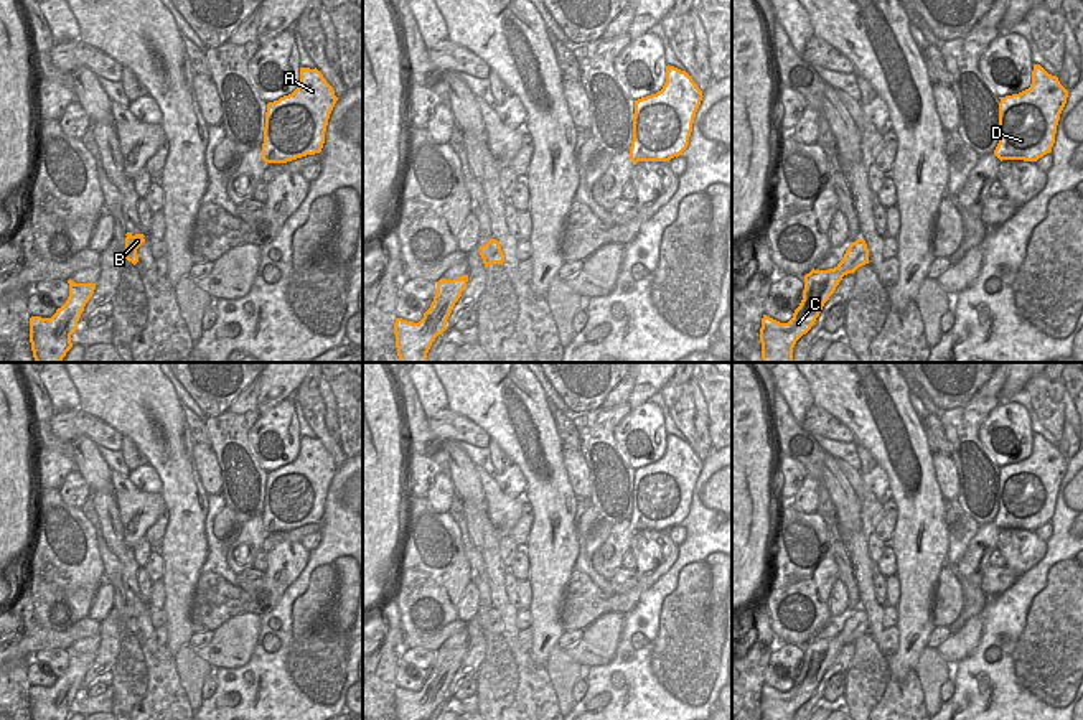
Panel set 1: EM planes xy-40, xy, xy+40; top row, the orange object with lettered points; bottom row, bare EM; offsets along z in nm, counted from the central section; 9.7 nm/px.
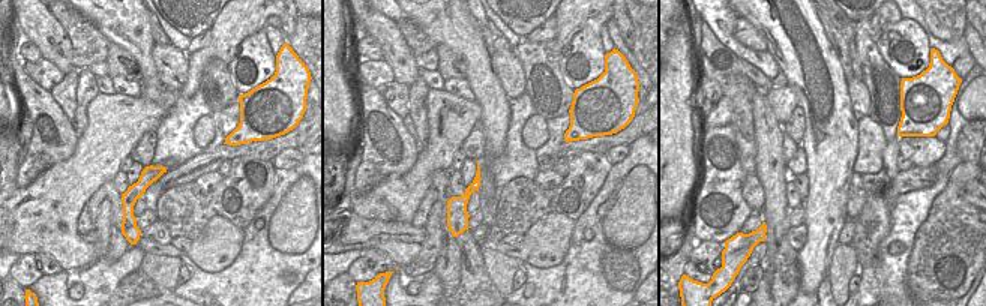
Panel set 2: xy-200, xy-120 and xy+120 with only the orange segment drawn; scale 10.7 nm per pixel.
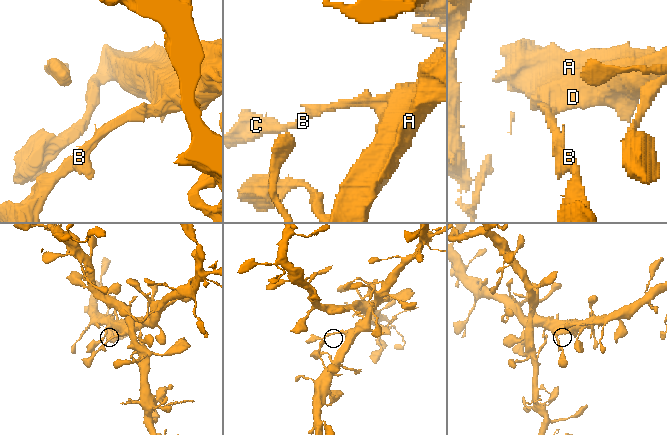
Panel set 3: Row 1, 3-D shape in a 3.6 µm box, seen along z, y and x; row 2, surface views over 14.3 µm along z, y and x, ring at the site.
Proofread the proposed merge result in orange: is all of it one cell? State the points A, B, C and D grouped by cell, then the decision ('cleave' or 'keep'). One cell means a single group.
A B C D | keep

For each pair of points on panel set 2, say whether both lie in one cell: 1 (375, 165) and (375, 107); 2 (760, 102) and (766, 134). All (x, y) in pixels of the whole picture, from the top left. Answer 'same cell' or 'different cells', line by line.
1: same cell
2: same cell

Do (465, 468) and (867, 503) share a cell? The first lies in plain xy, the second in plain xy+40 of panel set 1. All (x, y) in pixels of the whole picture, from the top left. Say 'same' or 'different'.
different

